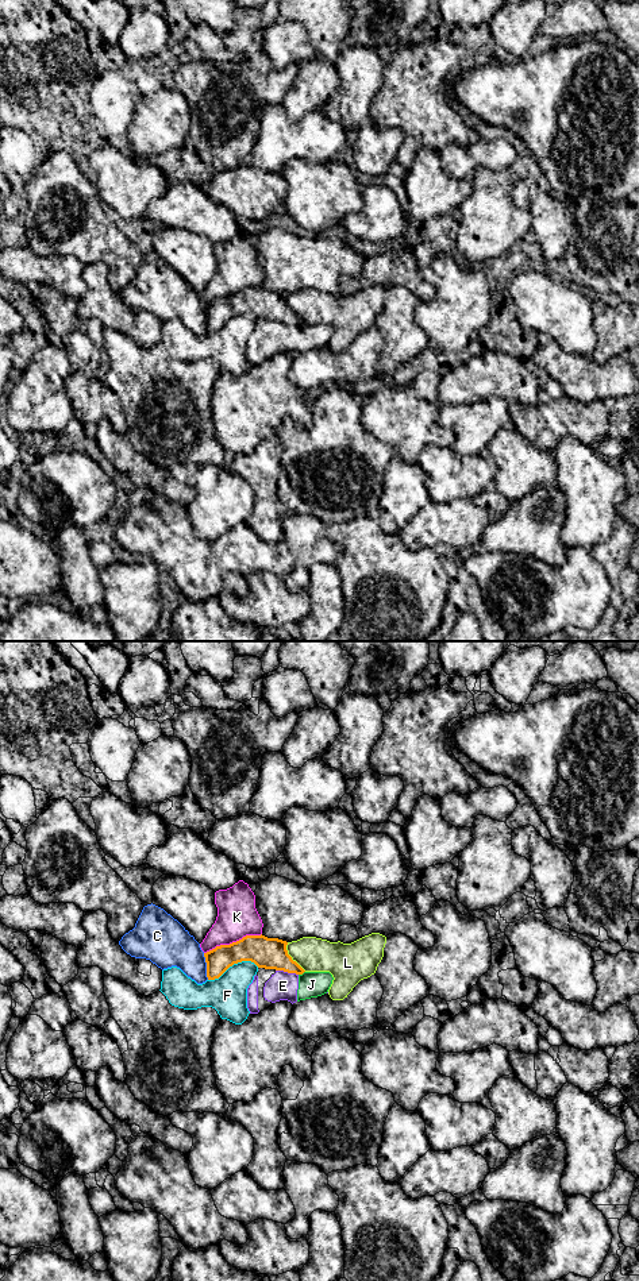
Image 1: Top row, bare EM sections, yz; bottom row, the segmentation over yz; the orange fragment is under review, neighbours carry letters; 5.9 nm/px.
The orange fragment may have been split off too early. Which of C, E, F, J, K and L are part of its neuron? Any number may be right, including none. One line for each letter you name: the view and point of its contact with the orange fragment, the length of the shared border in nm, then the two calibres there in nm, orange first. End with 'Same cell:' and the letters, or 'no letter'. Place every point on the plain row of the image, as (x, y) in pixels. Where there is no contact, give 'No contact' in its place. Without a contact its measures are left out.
Same cell: no letter

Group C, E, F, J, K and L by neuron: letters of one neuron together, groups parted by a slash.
C / E J / F / K / L

